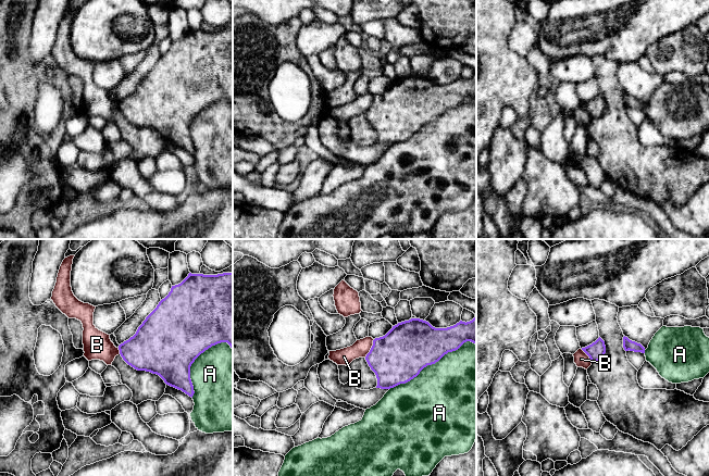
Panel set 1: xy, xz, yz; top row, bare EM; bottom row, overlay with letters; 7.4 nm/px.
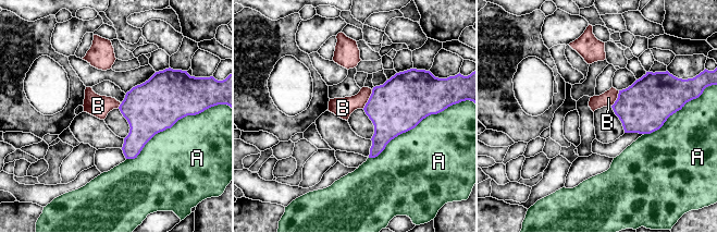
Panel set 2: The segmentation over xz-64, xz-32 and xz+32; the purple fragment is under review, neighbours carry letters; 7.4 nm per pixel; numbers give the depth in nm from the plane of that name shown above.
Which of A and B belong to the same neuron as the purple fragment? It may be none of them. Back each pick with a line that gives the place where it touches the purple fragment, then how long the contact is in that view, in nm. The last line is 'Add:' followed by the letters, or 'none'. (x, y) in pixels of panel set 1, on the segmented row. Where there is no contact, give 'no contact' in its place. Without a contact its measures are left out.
Add: none

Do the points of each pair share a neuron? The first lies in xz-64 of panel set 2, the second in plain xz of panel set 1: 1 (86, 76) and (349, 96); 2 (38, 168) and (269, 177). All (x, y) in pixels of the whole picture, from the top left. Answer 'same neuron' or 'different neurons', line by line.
1: different neurons
2: different neurons

